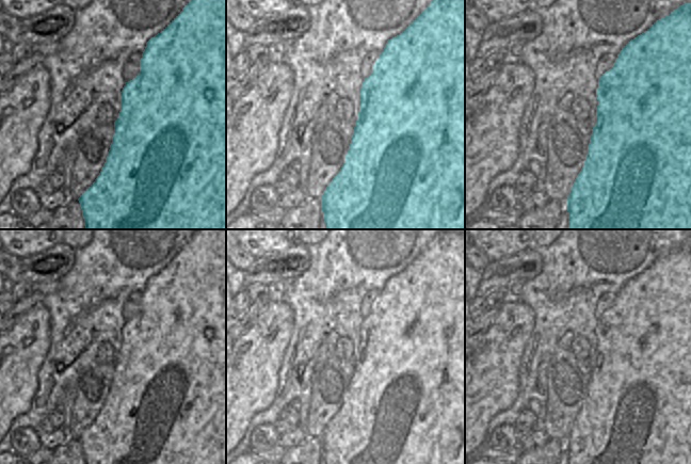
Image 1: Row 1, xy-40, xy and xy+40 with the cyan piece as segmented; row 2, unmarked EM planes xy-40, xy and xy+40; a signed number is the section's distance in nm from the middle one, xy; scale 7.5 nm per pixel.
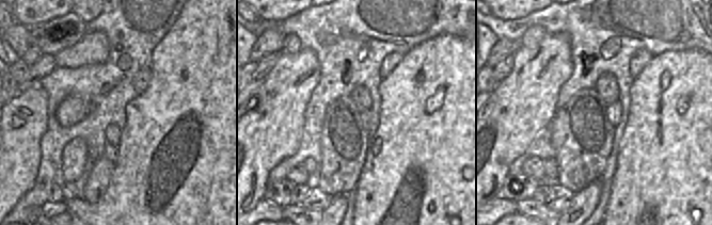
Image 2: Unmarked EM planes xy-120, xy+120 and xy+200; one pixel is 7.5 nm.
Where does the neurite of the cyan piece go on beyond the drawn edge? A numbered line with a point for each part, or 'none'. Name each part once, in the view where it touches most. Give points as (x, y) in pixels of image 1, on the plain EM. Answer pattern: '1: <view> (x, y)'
none

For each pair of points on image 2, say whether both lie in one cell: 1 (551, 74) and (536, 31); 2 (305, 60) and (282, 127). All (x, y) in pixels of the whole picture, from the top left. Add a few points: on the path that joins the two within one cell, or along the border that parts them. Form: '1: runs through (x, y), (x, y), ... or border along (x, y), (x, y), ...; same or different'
1: border along (546, 33), (533, 47), (520, 46); different
2: runs through (295, 77), (283, 96), (282, 110); same

